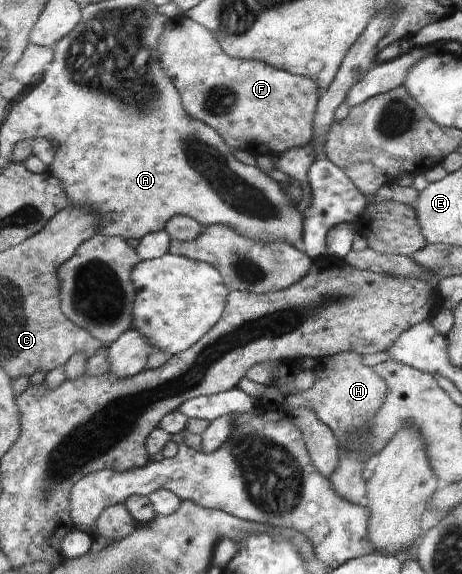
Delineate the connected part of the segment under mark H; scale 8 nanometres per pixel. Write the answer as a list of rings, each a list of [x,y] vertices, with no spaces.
[[[345,351],[316,358],[314,369],[317,372],[317,381],[315,381],[315,385],[292,397],[292,400],[297,402],[307,401],[319,419],[332,429],[338,444],[339,465],[337,465],[335,473],[329,475],[329,479],[332,481],[337,495],[341,495],[343,499],[349,499],[353,503],[365,500],[369,472],[377,462],[375,458],[379,452],[377,454],[369,453],[369,457],[365,457],[361,449],[363,449],[363,445],[367,445],[365,441],[371,439],[371,443],[373,443],[373,431],[369,431],[369,425],[375,419],[375,415],[379,413],[387,391],[385,381],[373,371],[372,367],[366,365],[363,359],[363,354],[355,351]]]

